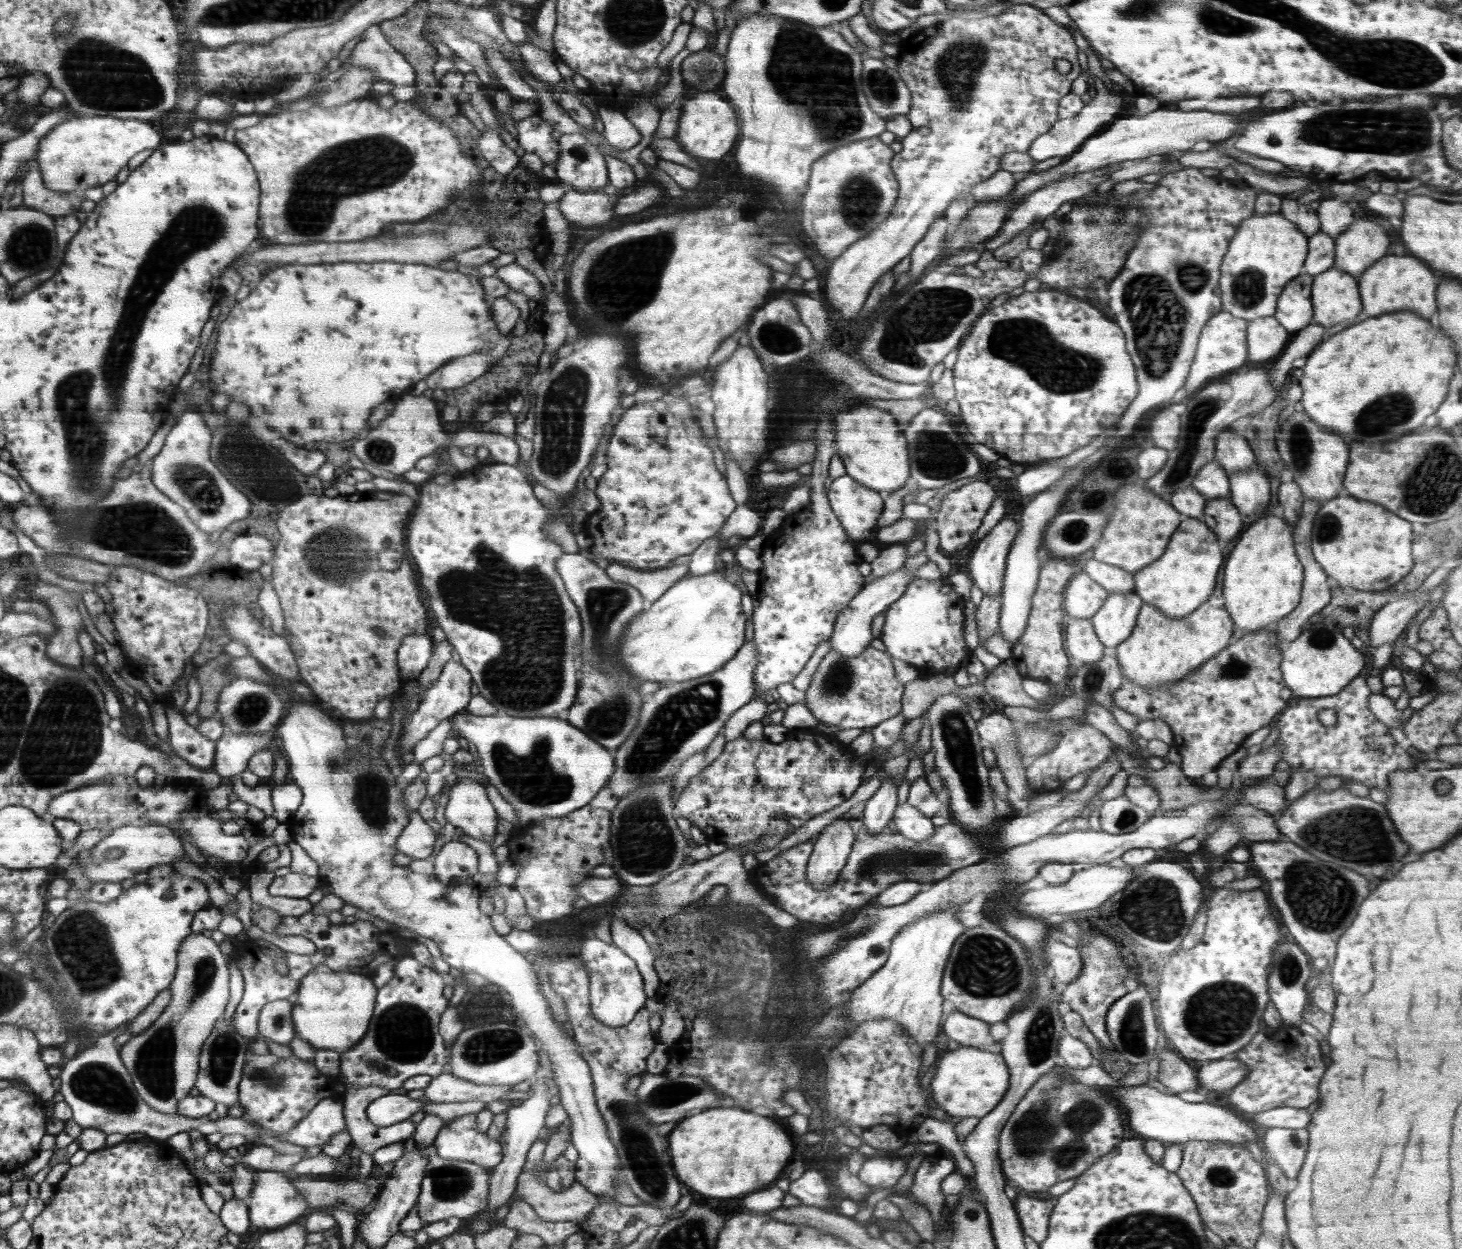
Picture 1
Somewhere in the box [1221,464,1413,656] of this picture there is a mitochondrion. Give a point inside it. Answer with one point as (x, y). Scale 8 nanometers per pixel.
(1328, 523)

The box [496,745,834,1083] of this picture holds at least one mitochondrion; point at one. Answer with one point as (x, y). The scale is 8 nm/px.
(645, 840)

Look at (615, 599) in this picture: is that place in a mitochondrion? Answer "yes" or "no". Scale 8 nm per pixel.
yes

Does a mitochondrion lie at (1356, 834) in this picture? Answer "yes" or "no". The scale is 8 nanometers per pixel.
yes

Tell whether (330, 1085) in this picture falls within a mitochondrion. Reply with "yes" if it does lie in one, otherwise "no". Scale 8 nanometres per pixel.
no

